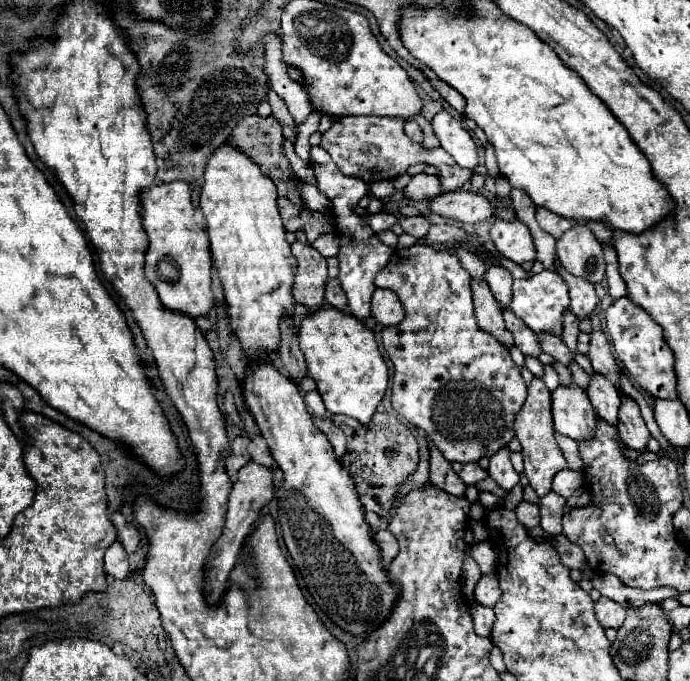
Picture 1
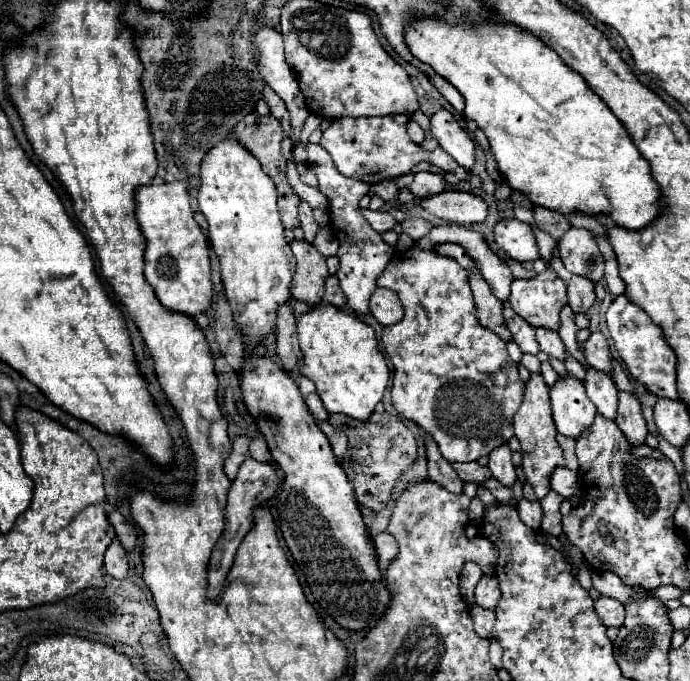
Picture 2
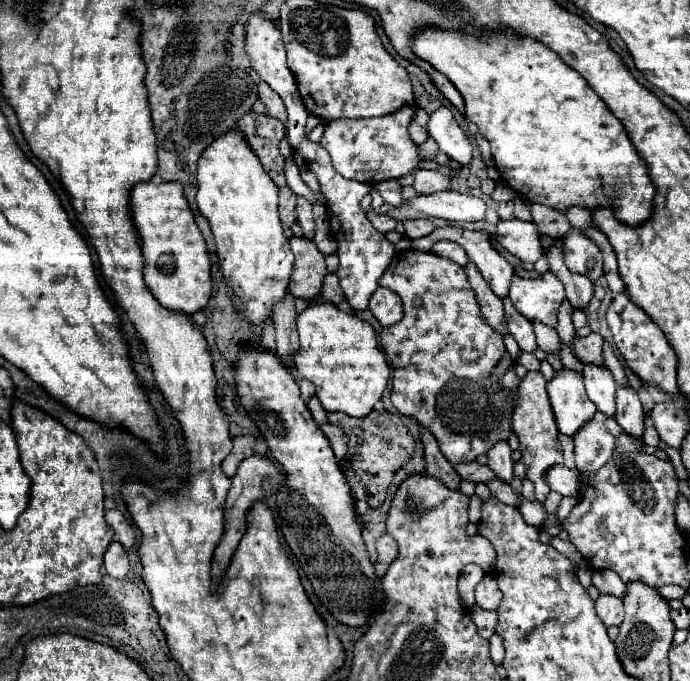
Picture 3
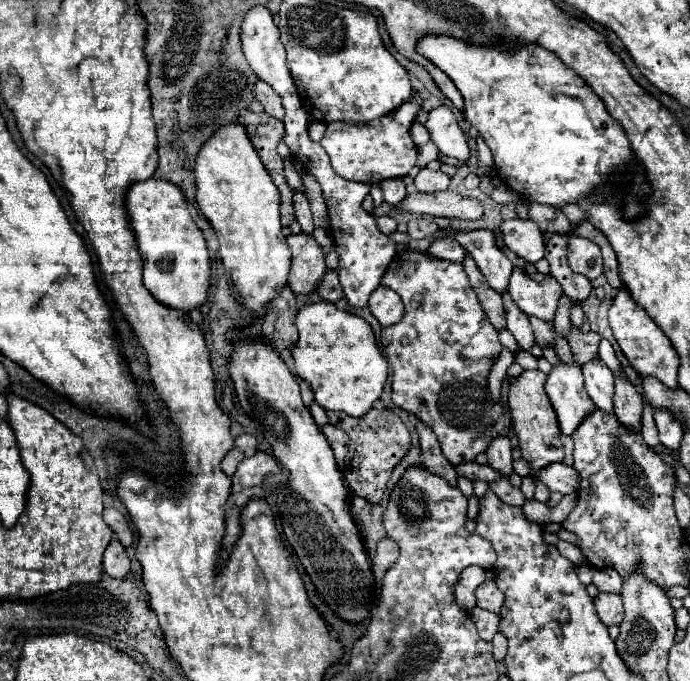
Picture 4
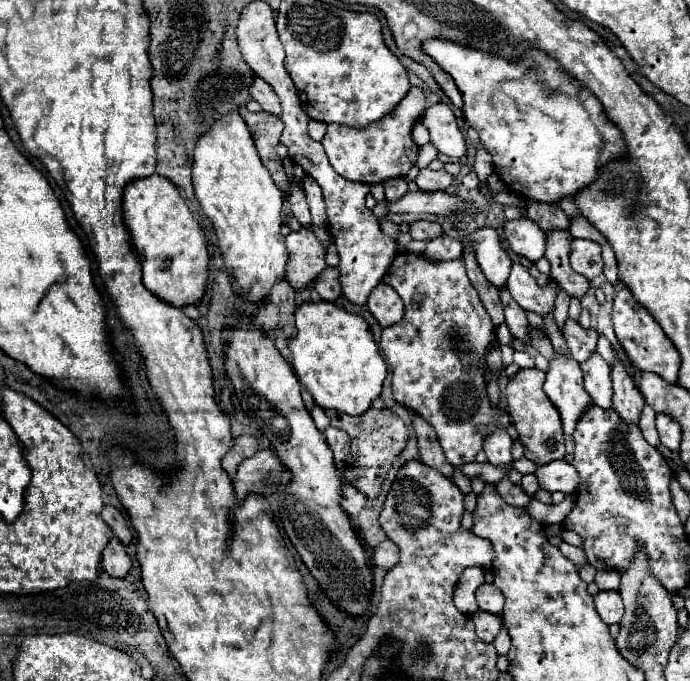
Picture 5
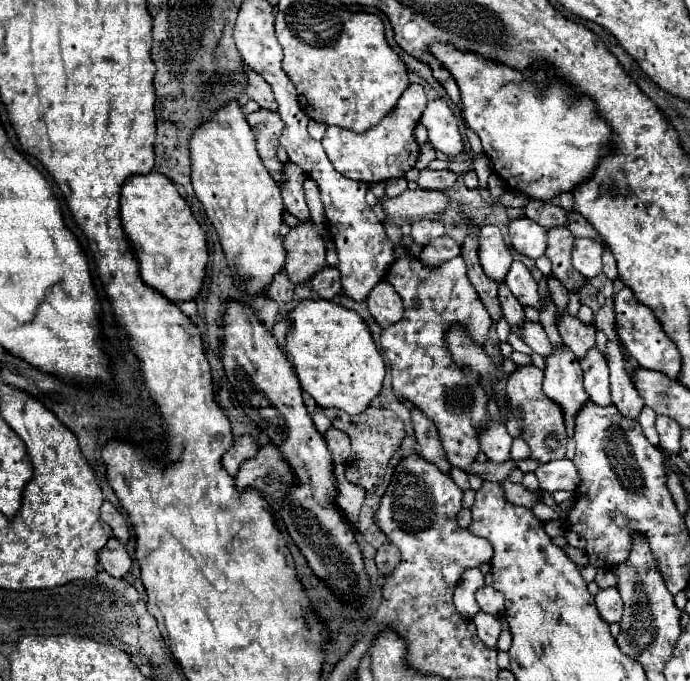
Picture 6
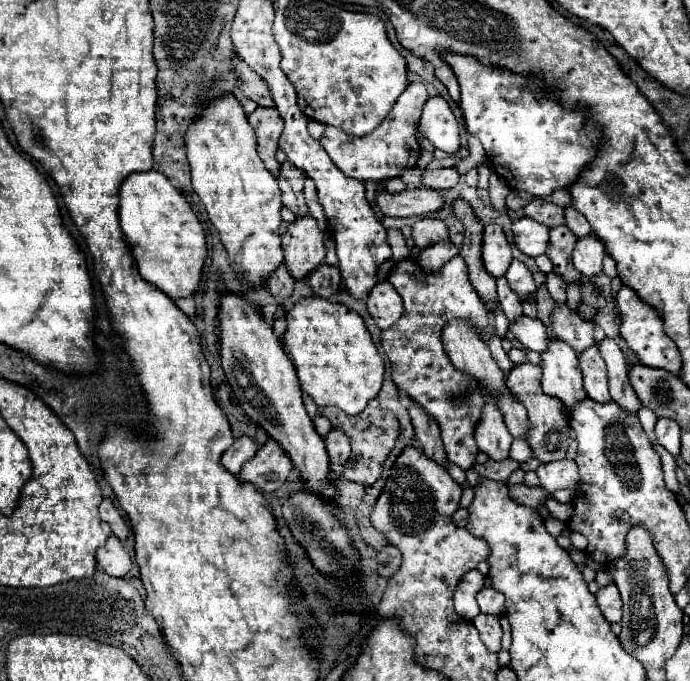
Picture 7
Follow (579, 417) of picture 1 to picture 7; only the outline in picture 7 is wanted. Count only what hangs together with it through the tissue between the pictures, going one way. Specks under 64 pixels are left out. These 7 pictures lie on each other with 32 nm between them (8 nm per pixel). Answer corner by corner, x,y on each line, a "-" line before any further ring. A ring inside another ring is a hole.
548,340
548,350
542,352
542,372
544,394
556,396
568,412
586,398
578,356
562,340

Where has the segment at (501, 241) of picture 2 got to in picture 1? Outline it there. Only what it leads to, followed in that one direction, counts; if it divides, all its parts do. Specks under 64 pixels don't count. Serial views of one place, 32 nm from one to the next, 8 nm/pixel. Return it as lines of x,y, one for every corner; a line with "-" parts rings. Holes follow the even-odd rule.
496,220
490,226
490,238
492,238
496,250
504,258
508,258
516,264
522,264
526,260
536,260
532,234
530,234
528,226
518,220
516,222

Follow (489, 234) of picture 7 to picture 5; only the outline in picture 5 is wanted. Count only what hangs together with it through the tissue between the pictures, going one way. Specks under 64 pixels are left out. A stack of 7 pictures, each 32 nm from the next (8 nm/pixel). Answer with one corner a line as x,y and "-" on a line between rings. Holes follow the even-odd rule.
480,228
472,234
466,234
464,242
472,244
476,262
482,268
486,280
496,288
504,288
508,280
508,272
512,268
512,260
502,248
498,232
494,228

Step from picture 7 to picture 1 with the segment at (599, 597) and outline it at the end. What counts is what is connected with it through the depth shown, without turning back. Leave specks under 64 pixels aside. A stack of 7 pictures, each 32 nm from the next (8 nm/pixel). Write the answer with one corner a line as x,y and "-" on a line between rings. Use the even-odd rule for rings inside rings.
604,596
596,602
596,618
604,628
620,628
624,622
624,616
626,616
626,610
618,602

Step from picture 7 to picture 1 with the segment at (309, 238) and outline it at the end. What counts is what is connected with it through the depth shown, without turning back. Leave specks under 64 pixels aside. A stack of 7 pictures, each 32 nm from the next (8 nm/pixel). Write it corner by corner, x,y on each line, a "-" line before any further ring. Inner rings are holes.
302,242
292,244
292,254
298,260
292,294
298,304
308,306
310,310
318,310
324,304
324,288
328,282
326,258

